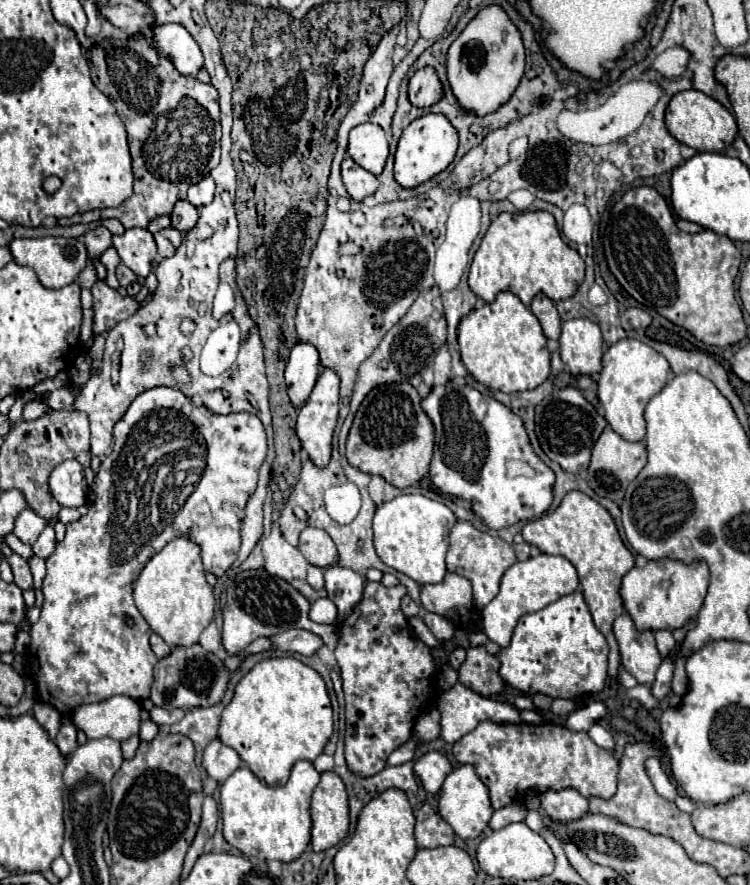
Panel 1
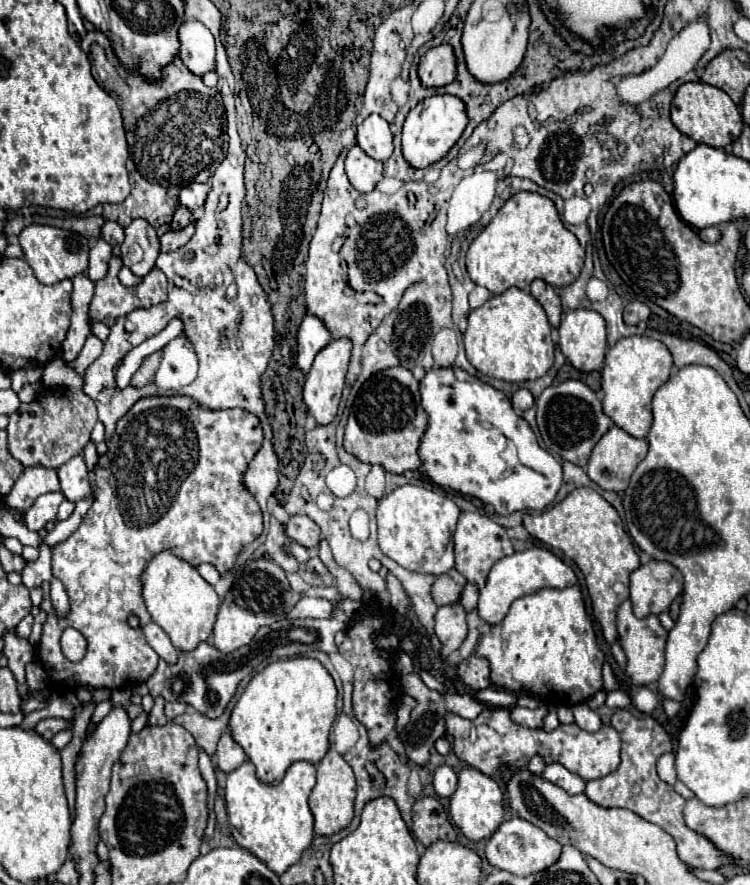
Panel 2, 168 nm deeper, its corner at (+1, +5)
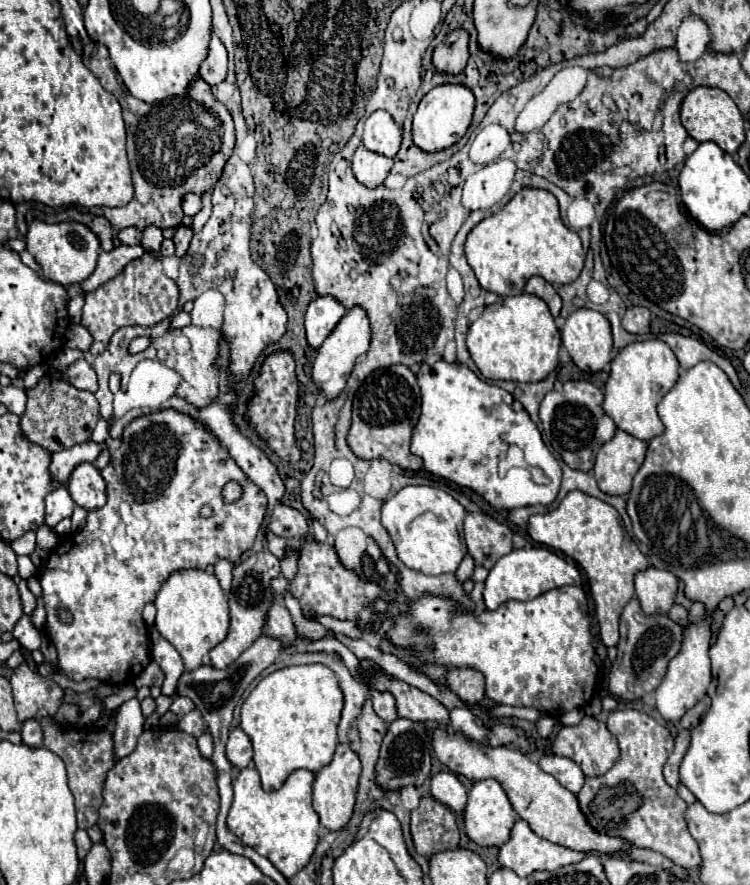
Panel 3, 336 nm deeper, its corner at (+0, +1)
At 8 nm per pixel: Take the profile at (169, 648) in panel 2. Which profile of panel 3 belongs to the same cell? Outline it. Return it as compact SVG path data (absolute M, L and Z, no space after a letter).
M154 626L150 628L150 642L152 642L152 658L162 668L162 672L166 674L166 680L162 684L162 694L172 696L176 682L178 682L180 674L184 672L182 658L178 654L178 650L168 640L164 640Z

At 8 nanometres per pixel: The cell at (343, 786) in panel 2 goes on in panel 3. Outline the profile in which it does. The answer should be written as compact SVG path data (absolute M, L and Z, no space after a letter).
M338 744L332 762L324 766L320 772L316 772L314 782L314 810L320 816L320 824L326 830L342 830L350 822L356 802L358 778L360 778L360 760L356 752L352 752L348 744Z

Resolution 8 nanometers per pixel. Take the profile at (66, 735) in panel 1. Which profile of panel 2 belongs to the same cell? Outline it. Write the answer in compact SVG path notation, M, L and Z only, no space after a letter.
M43 718L43 720L37 722L35 732L37 732L39 736L43 736L45 740L51 740L59 730L65 730L67 726L71 726L71 722L65 722L65 720L61 720L61 718Z

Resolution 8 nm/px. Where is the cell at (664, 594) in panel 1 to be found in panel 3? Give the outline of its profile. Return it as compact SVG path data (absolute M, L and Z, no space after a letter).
M646 568L636 574L636 596L644 614L666 614L678 592L678 578L668 570Z

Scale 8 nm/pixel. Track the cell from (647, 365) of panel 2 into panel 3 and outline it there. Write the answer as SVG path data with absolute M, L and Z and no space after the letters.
M644 340L632 342L622 348L610 368L610 378L604 386L604 412L616 422L616 426L638 440L652 440L658 436L664 426L656 414L656 406L662 396L676 384L678 380L678 360L670 346L662 340Z

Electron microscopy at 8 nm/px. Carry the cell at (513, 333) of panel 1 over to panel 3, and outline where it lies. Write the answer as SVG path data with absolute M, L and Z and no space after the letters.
M518 294L500 298L496 304L486 306L478 320L474 320L468 328L468 350L488 380L512 380L512 382L540 382L558 366L558 350L560 350L560 332L554 324L554 318L544 300L532 294Z

